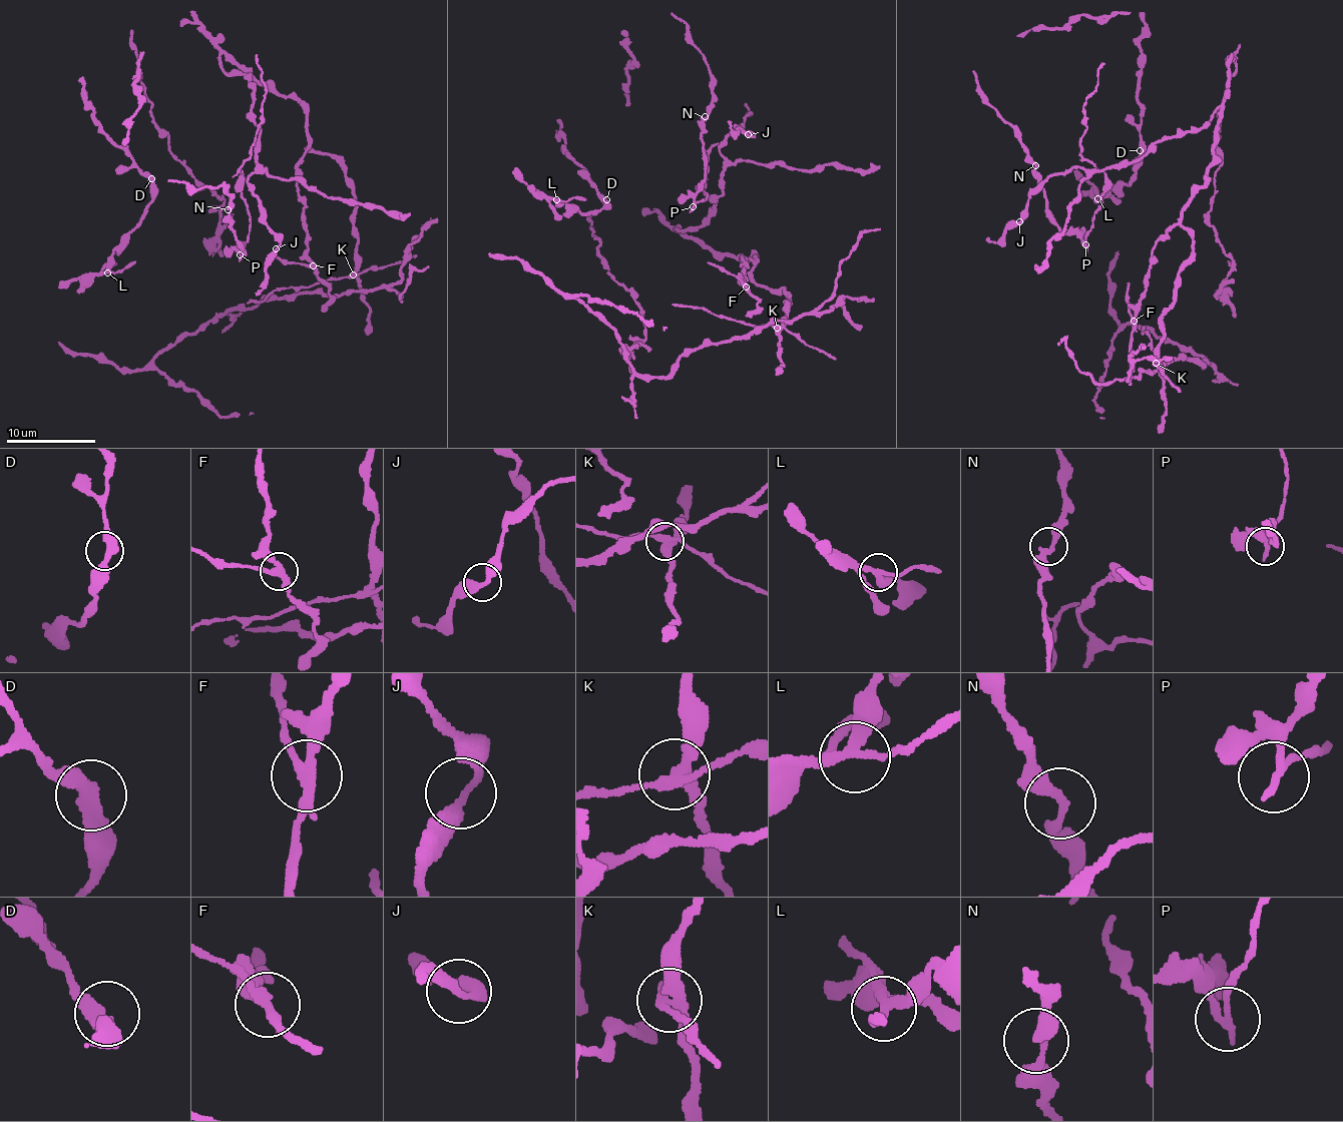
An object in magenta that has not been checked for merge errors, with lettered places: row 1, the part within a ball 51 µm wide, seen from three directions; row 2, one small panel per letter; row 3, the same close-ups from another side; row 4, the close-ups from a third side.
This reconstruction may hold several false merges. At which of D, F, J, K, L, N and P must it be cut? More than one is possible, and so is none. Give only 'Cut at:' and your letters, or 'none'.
Cut at: F, K, P

